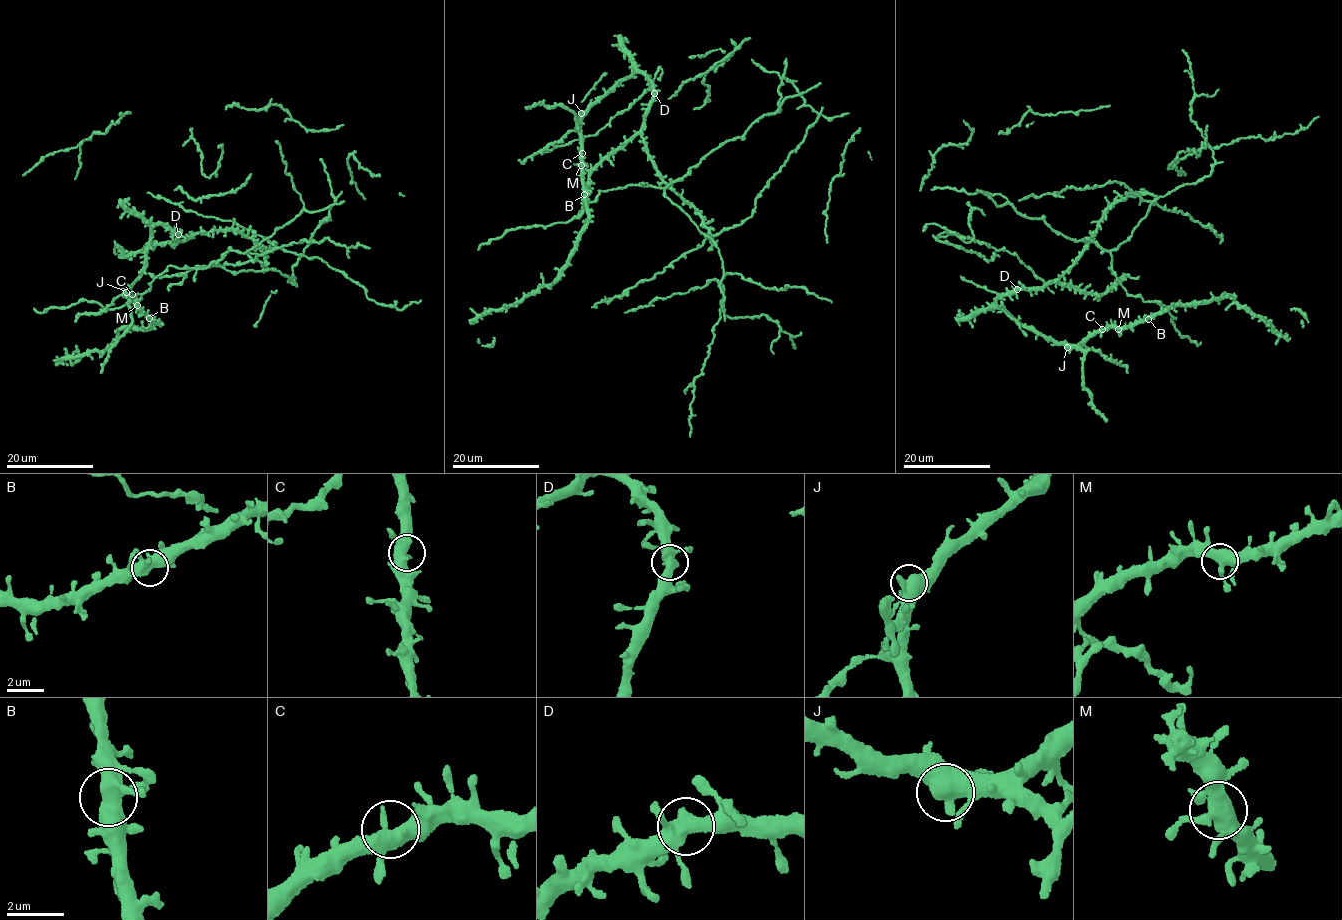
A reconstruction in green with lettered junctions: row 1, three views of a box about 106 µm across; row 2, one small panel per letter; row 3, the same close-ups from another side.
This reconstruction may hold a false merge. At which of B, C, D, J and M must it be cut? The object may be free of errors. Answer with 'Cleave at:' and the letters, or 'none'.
Cleave at: none

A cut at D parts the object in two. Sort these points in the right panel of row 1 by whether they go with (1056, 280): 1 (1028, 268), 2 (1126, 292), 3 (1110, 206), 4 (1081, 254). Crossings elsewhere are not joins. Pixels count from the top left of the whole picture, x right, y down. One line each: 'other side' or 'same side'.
1: other side
2: other side
3: same side
4: same side

